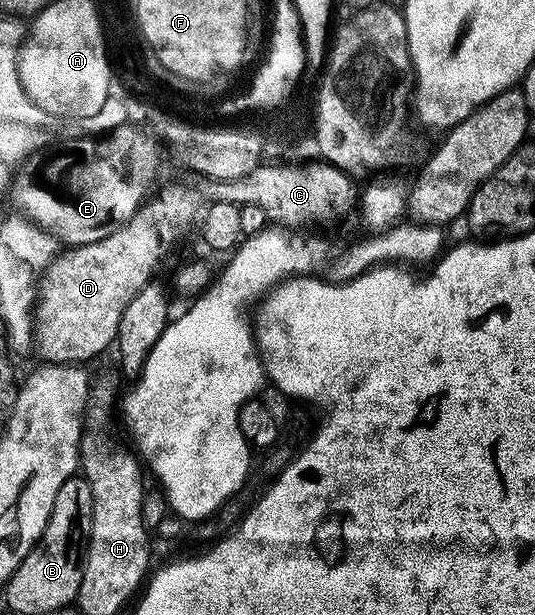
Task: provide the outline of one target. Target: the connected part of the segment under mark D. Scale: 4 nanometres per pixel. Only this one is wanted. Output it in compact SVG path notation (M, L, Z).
M170 185L156 197L157 193L125 227L102 241L67 248L46 268L34 307L34 345L43 362L82 365L117 342L120 315L138 292L151 284L150 276L166 253L166 241L200 217L198 193L186 185Z

